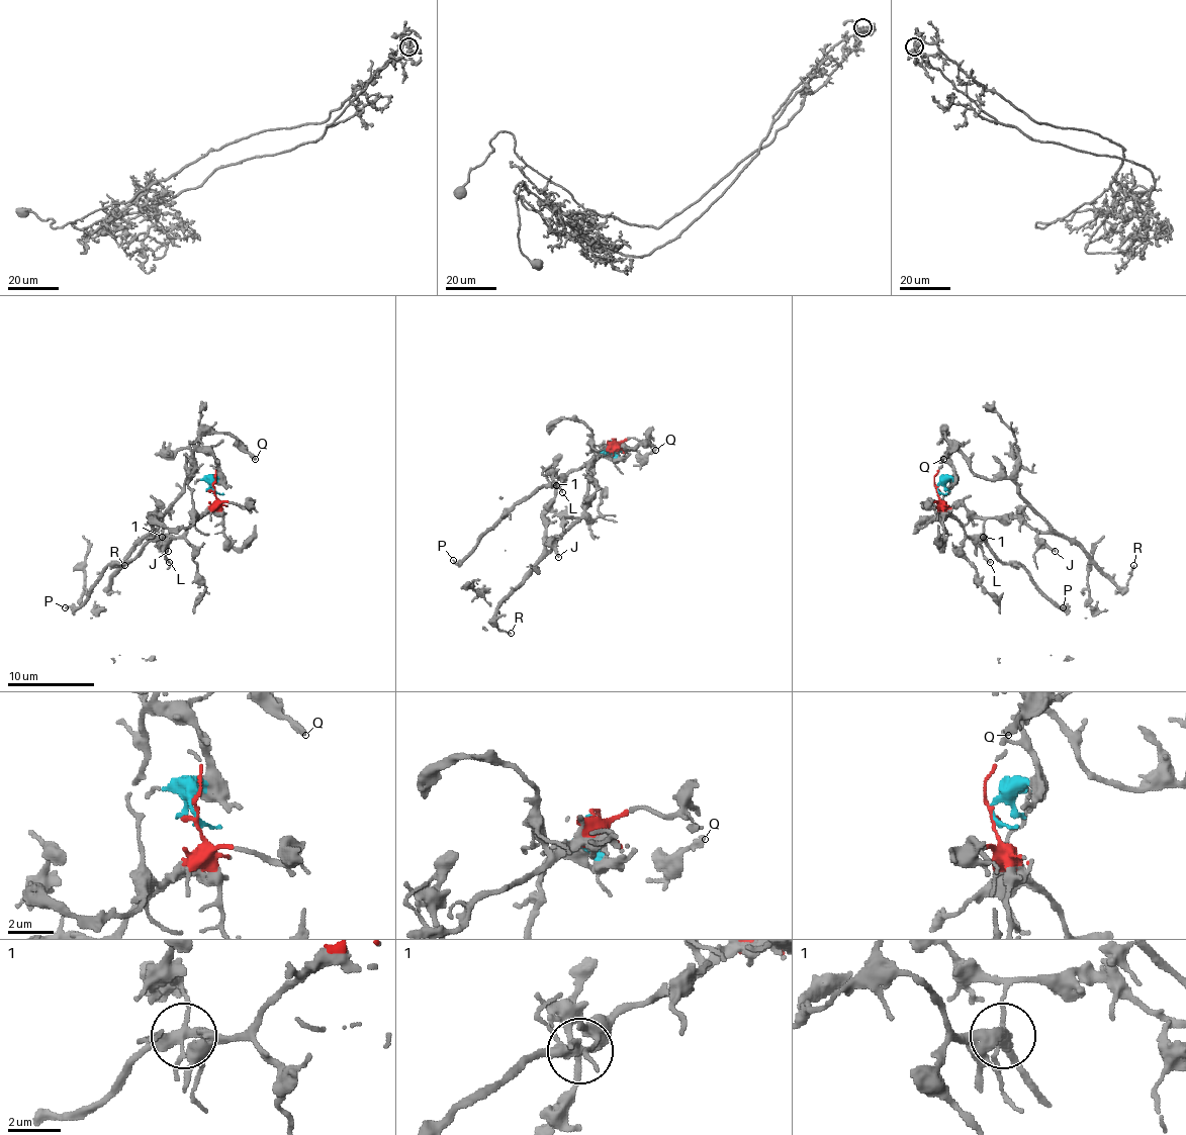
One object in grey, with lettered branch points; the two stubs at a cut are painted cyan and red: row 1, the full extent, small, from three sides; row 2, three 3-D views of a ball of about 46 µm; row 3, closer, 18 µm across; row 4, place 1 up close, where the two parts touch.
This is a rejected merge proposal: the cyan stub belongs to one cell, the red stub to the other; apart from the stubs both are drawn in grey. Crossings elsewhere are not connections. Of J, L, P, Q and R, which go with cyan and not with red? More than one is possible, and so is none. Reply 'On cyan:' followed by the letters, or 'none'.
On cyan: J, Q, R

